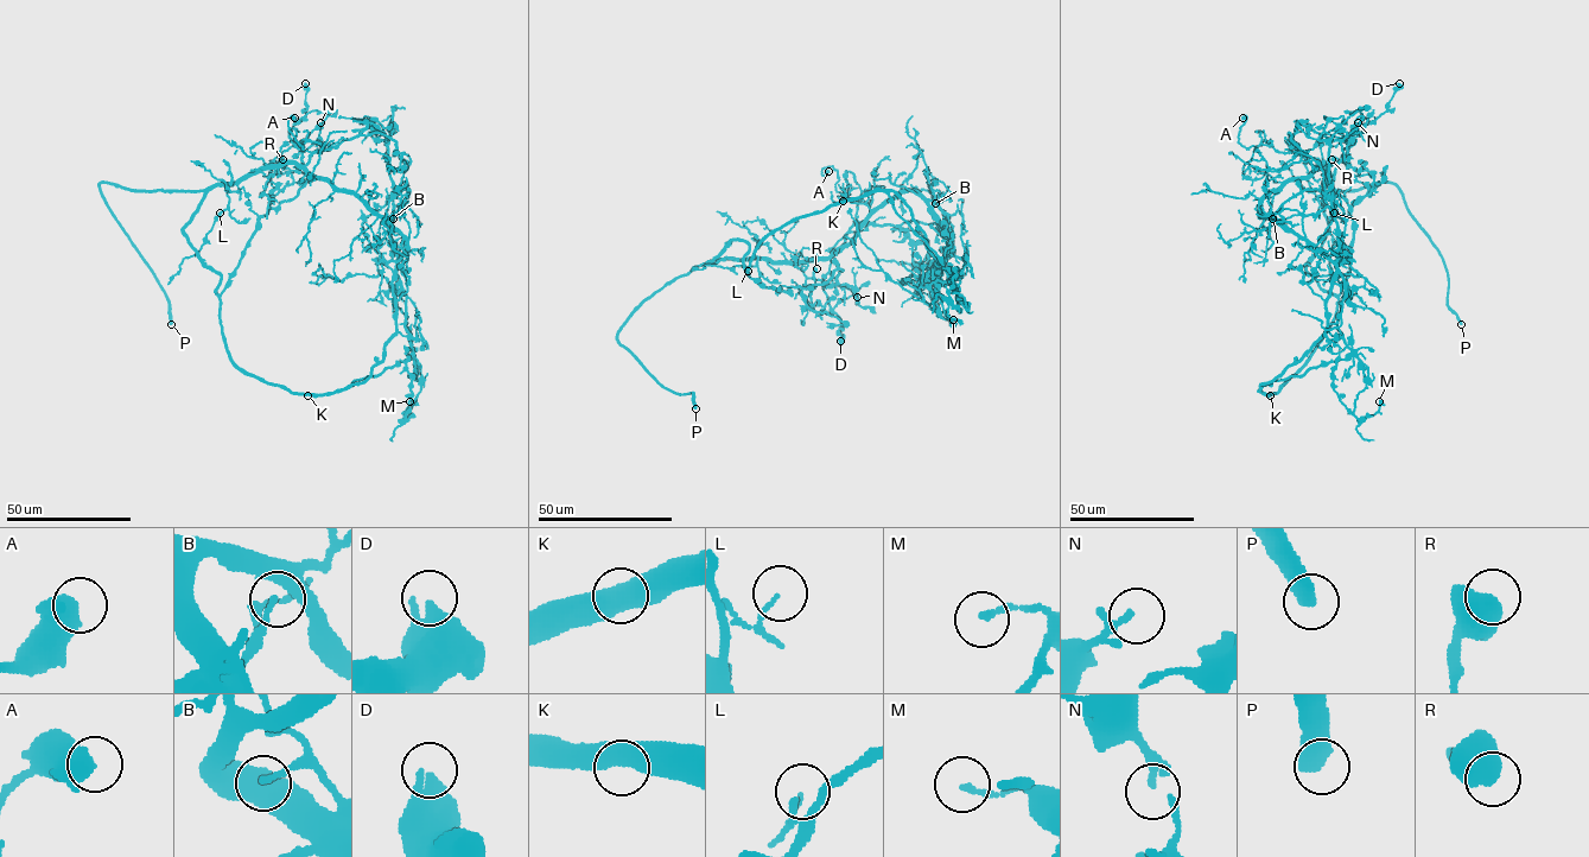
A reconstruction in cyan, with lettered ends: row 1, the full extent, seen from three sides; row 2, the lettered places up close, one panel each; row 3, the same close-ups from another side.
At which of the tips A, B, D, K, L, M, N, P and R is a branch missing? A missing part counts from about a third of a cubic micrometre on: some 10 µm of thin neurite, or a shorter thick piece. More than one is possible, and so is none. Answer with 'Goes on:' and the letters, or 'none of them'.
Goes on: P

